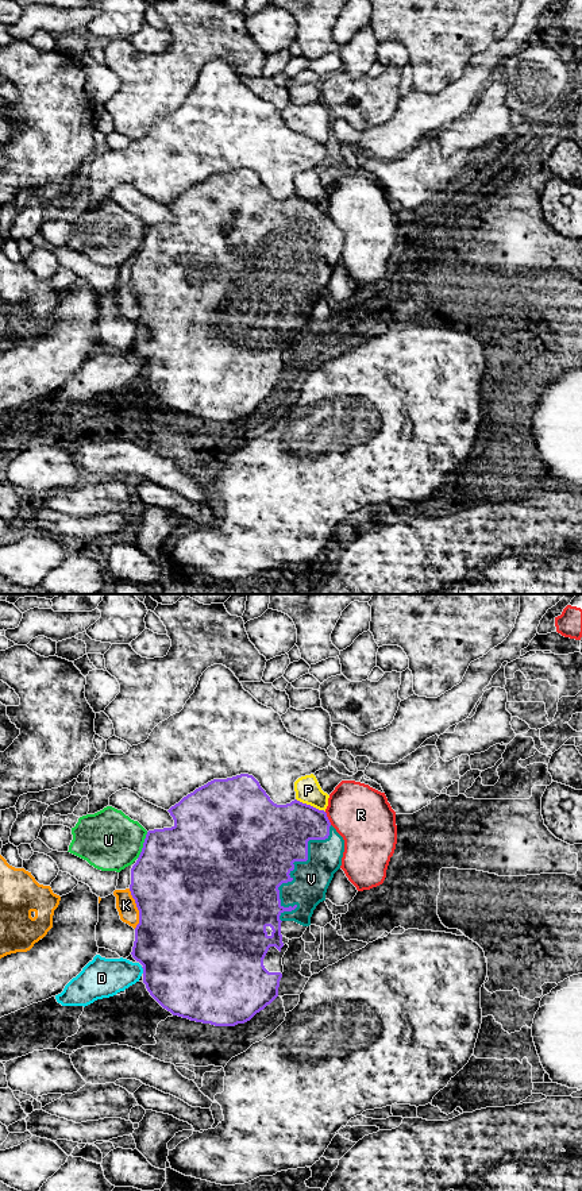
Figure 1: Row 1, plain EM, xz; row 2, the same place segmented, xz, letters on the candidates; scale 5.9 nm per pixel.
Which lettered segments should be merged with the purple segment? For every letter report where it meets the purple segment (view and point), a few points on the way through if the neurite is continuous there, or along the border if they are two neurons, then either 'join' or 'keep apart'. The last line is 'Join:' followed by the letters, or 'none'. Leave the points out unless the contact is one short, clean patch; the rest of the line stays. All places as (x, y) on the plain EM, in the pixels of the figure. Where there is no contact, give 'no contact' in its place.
D: contact xz (143, 365); keep apart
K: contact xz (138, 304); keep apart
P: contact xz (309, 200); keep apart
R: contact xz (327, 214); keep apart
U: contact xz (143, 241); keep apart
V: contact xz (292, 265); join
Join: V

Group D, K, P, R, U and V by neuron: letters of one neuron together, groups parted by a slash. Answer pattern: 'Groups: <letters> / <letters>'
Groups: D / K / P / R / U / V

